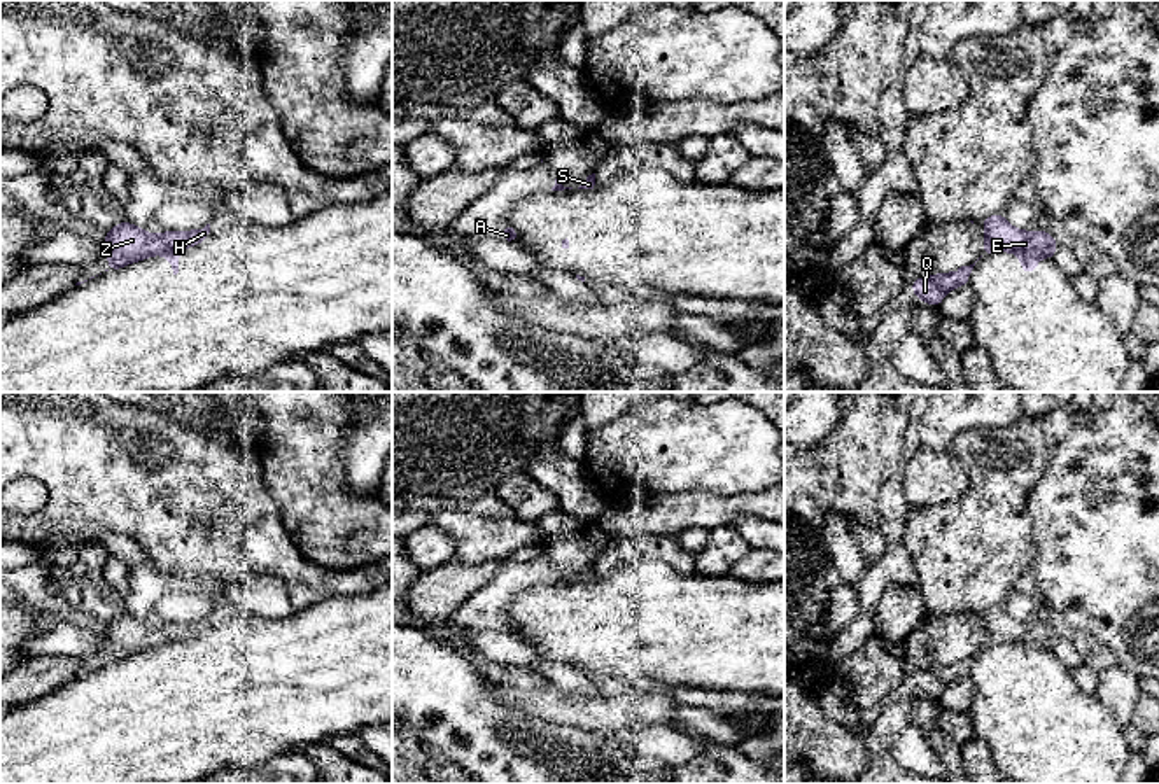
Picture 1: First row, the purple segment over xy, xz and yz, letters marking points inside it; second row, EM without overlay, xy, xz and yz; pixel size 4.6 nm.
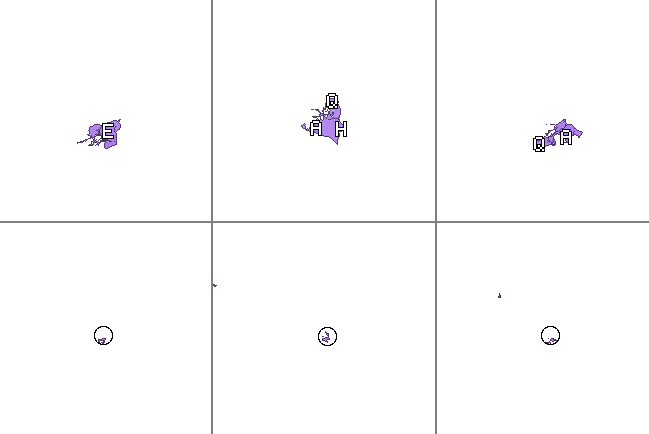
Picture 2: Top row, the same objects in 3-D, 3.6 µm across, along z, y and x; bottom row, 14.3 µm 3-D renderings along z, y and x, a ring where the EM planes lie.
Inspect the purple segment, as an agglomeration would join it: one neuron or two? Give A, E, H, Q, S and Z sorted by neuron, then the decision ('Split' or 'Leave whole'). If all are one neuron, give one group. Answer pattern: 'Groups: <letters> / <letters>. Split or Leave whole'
Groups: A E H Q S Z. Leave whole

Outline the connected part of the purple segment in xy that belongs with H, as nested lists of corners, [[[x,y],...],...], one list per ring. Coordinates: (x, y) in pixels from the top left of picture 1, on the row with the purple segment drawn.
[[[126,220],[107,231],[105,252],[109,259],[109,270],[121,270],[130,262],[147,259],[151,256],[166,256],[173,275],[179,273],[179,250],[189,248],[200,242],[205,242],[210,233],[210,224],[196,231],[165,231],[161,234],[151,234]]]

